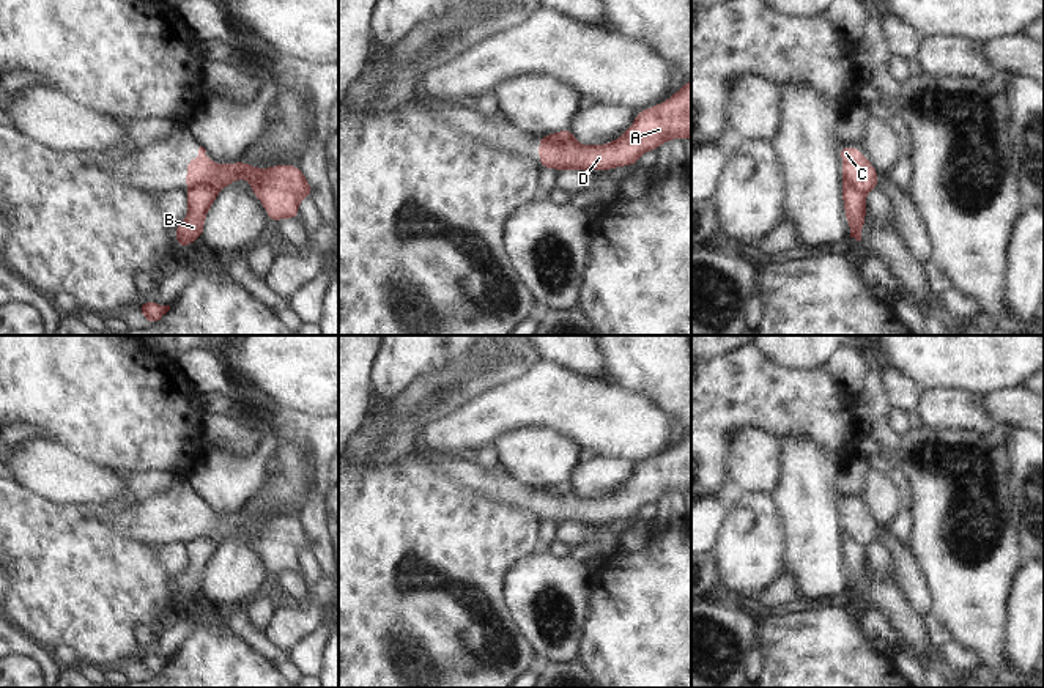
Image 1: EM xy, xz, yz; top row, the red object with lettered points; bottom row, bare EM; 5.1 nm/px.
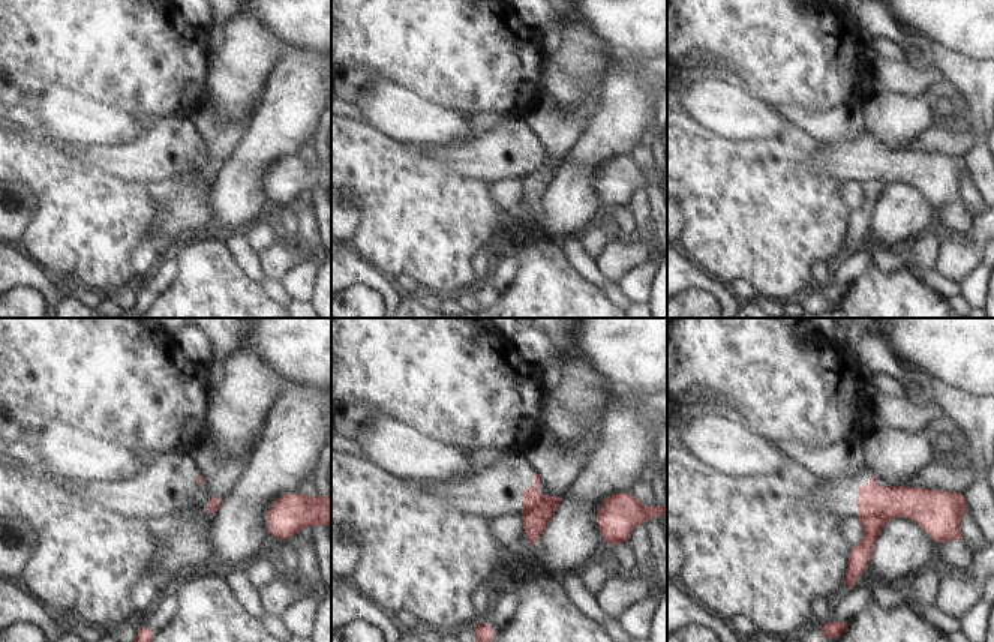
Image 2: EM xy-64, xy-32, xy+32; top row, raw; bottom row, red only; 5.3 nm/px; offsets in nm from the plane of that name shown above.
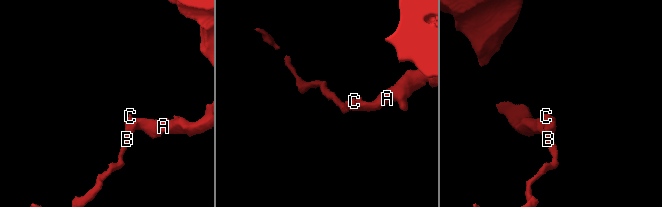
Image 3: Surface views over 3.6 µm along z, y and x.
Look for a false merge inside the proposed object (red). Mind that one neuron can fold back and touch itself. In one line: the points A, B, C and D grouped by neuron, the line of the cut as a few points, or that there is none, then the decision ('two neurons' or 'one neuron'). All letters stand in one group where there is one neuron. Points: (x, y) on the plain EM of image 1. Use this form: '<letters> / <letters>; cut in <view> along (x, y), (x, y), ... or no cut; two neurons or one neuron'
A C D / B; cut in xy along (188, 542), (213, 537), (219, 543); two neurons

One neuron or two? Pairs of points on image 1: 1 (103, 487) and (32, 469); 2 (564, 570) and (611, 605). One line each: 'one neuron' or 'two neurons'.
1: one neuron
2: two neurons

